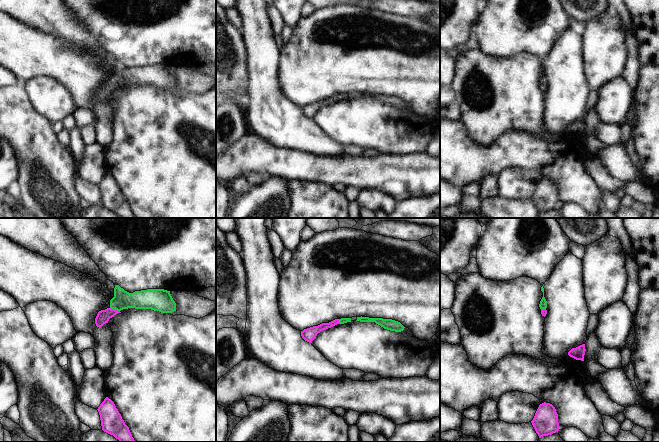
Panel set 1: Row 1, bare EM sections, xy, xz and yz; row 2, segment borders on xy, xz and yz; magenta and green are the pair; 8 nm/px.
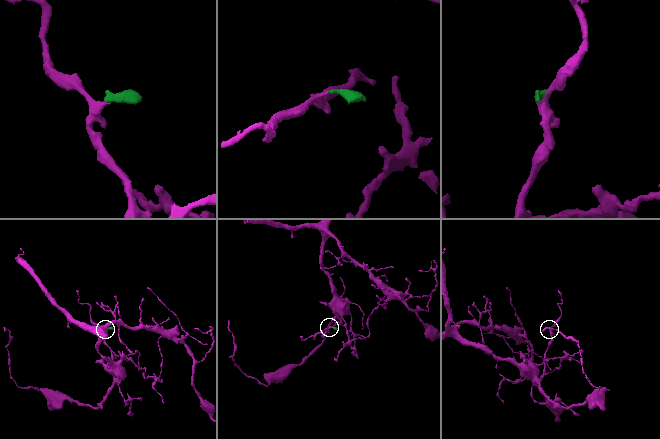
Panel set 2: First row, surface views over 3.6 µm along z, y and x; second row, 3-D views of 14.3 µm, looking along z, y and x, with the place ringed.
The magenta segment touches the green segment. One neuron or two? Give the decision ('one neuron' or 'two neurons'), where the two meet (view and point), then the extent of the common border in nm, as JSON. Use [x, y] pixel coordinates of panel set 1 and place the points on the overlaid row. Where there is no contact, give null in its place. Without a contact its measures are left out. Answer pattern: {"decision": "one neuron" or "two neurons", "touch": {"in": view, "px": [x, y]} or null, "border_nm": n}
{"decision": "one neuron", "touch": {"in": "xy", "px": [114, 309]}, "border_nm": 90}

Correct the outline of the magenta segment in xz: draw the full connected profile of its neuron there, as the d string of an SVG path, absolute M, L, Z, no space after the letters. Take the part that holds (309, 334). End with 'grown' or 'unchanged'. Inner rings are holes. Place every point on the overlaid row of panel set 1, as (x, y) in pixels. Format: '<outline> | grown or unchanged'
M351 318L335 319L329 323L322 323L318 326L313 326L304 329L303 331L301 331L301 336L305 341L312 343L312 341L316 338L317 334L320 333L321 331L331 328L337 324L344 324L347 322L351 322Z | grown

